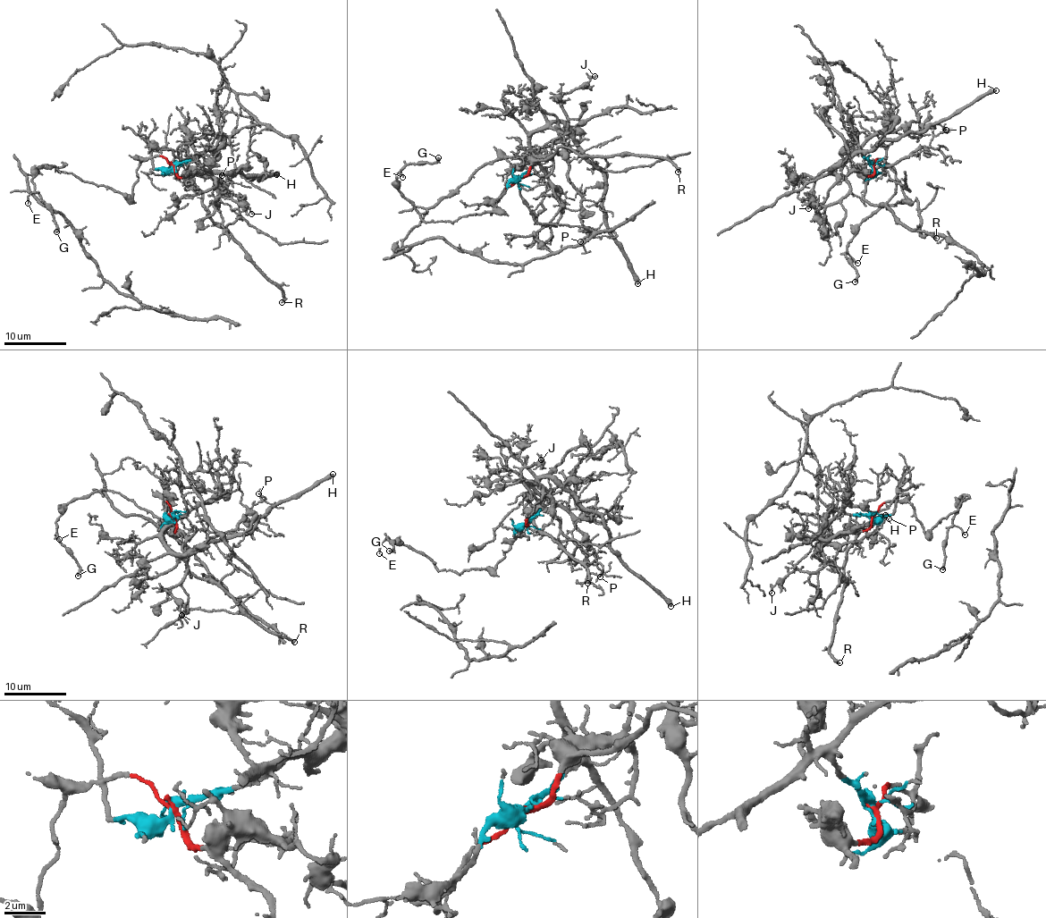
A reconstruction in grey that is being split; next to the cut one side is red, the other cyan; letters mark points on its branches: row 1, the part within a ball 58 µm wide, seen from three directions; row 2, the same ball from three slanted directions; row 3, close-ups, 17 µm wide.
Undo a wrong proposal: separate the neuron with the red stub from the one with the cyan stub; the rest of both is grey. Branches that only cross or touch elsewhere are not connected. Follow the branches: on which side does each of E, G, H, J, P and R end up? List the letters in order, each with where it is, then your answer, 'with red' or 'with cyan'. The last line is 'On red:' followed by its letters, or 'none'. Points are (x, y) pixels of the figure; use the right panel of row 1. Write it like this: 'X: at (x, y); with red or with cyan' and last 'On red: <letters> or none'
E: at (857, 263); with red
G: at (855, 282); with red
H: at (996, 90); with cyan
J: at (808, 208); with cyan
P: at (946, 130); with cyan
R: at (936, 238); with red
On red: E, G, R

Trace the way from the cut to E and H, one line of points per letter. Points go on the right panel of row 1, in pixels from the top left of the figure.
E: (872, 167), (878, 159), (889, 164), (906, 199), (895, 206), (881, 206), (859, 224), (847, 250), (857, 262)
H: (872, 167), (860, 151), (854, 150), (836, 165), (832, 172), (830, 170), (890, 139), (923, 132), (996, 90)

